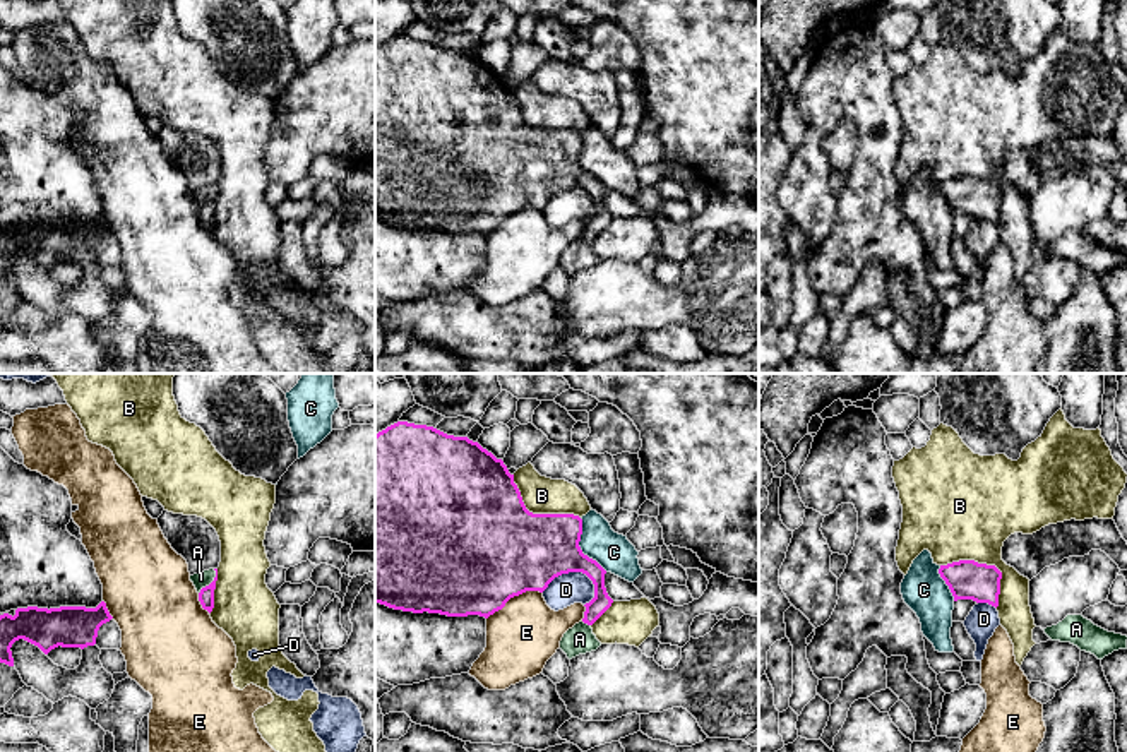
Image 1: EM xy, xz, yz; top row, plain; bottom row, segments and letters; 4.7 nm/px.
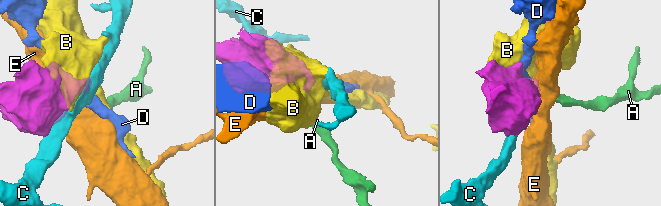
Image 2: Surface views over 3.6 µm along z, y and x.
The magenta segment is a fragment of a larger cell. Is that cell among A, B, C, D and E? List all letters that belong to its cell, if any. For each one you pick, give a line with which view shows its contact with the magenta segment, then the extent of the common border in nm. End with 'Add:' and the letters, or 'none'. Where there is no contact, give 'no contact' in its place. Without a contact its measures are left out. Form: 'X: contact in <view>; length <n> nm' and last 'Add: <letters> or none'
A: contact in xy; length 140 nm
Add: A

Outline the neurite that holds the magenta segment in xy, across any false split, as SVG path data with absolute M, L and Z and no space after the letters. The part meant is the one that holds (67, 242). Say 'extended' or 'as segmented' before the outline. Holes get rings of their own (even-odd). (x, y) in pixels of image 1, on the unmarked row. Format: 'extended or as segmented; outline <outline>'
as segmented; outline M106 219L96 224L17 224L15 231L0 231L0 279L14 283L12 260L24 255L38 262L45 271L62 264L87 264L96 260L98 247L110 238Z

